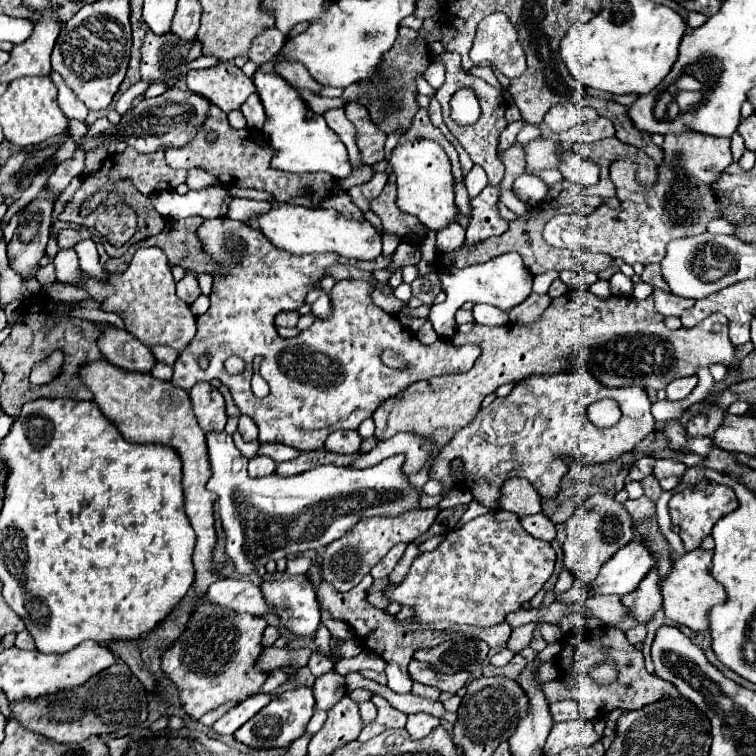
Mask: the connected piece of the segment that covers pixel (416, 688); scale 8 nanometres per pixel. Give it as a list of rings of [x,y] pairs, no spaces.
[[[413,682],[413,694],[421,696],[421,698],[427,698],[427,700],[439,700],[441,690],[425,686],[425,684],[419,684],[419,682]]]

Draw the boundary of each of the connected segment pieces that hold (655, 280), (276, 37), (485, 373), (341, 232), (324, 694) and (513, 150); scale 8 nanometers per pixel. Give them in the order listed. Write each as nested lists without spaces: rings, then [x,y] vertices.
[[[647,264],[643,274],[641,274],[643,282],[649,282],[653,288],[661,288],[661,290],[669,290],[669,284],[665,282],[663,274],[661,274],[661,266],[659,264]]]
[[[267,30],[263,34],[259,34],[253,42],[253,48],[251,48],[251,56],[249,60],[253,60],[255,64],[263,64],[267,60],[273,58],[273,54],[277,54],[281,50],[281,46],[285,44],[285,36],[279,32],[279,30]]]
[[[573,290],[565,296],[553,298],[551,306],[543,312],[543,316],[529,326],[521,324],[507,324],[507,326],[483,326],[475,324],[469,334],[457,332],[449,338],[451,344],[477,344],[481,348],[481,356],[477,358],[475,366],[465,374],[441,376],[431,380],[419,380],[403,390],[401,396],[387,398],[373,414],[375,420],[375,436],[379,440],[387,440],[397,432],[417,432],[421,436],[431,436],[437,440],[437,450],[441,450],[463,426],[467,426],[475,414],[481,410],[481,402],[485,396],[493,394],[501,384],[519,382],[535,374],[559,374],[559,372],[573,372],[577,366],[585,366],[603,386],[619,388],[619,386],[643,386],[643,388],[667,388],[669,382],[681,376],[695,376],[697,368],[709,368],[711,364],[723,364],[729,370],[739,366],[737,346],[727,338],[727,326],[721,332],[713,332],[709,322],[699,324],[695,328],[679,328],[669,330],[663,322],[663,316],[655,310],[655,300],[635,300],[627,296],[609,296],[599,298],[589,290]]]
[[[269,202],[269,212],[259,214],[257,226],[271,240],[273,246],[287,250],[291,254],[311,254],[311,252],[337,252],[343,258],[373,260],[381,254],[381,234],[369,222],[347,220],[335,210],[325,208],[305,208],[291,202]]]
[[[331,670],[315,680],[313,692],[315,692],[315,702],[317,702],[315,708],[329,712],[331,706],[335,706],[335,702],[339,702],[339,698],[345,696],[345,678]]]
[[[511,146],[501,154],[501,162],[505,164],[505,178],[501,180],[503,188],[511,188],[515,178],[525,172],[525,158],[521,146]]]

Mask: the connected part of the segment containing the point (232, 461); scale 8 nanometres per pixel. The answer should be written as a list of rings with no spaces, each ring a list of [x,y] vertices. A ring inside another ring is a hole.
[[[207,432],[207,450],[209,450],[209,466],[211,478],[207,482],[207,490],[217,494],[219,514],[225,530],[225,554],[233,562],[235,572],[253,574],[259,572],[269,560],[281,560],[291,554],[301,554],[305,550],[325,548],[333,540],[349,534],[357,522],[371,516],[399,516],[407,510],[419,508],[419,492],[409,484],[407,476],[403,476],[405,456],[395,454],[385,458],[383,462],[371,468],[351,468],[351,466],[315,466],[303,474],[295,476],[265,476],[251,478],[247,474],[247,458],[237,450],[233,438],[221,432]]]

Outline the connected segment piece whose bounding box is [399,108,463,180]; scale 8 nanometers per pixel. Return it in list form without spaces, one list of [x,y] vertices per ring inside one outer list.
[[[419,108],[419,110],[417,110],[417,114],[415,114],[411,126],[409,126],[409,130],[405,132],[405,136],[401,136],[399,142],[407,142],[407,140],[413,140],[413,138],[429,138],[429,140],[439,142],[439,144],[445,148],[445,152],[447,152],[447,156],[449,156],[449,160],[451,160],[453,176],[455,176],[457,180],[463,180],[463,174],[461,174],[461,168],[459,168],[459,158],[457,158],[457,152],[455,152],[453,144],[441,134],[439,128],[435,128],[435,126],[431,124],[425,108]]]

